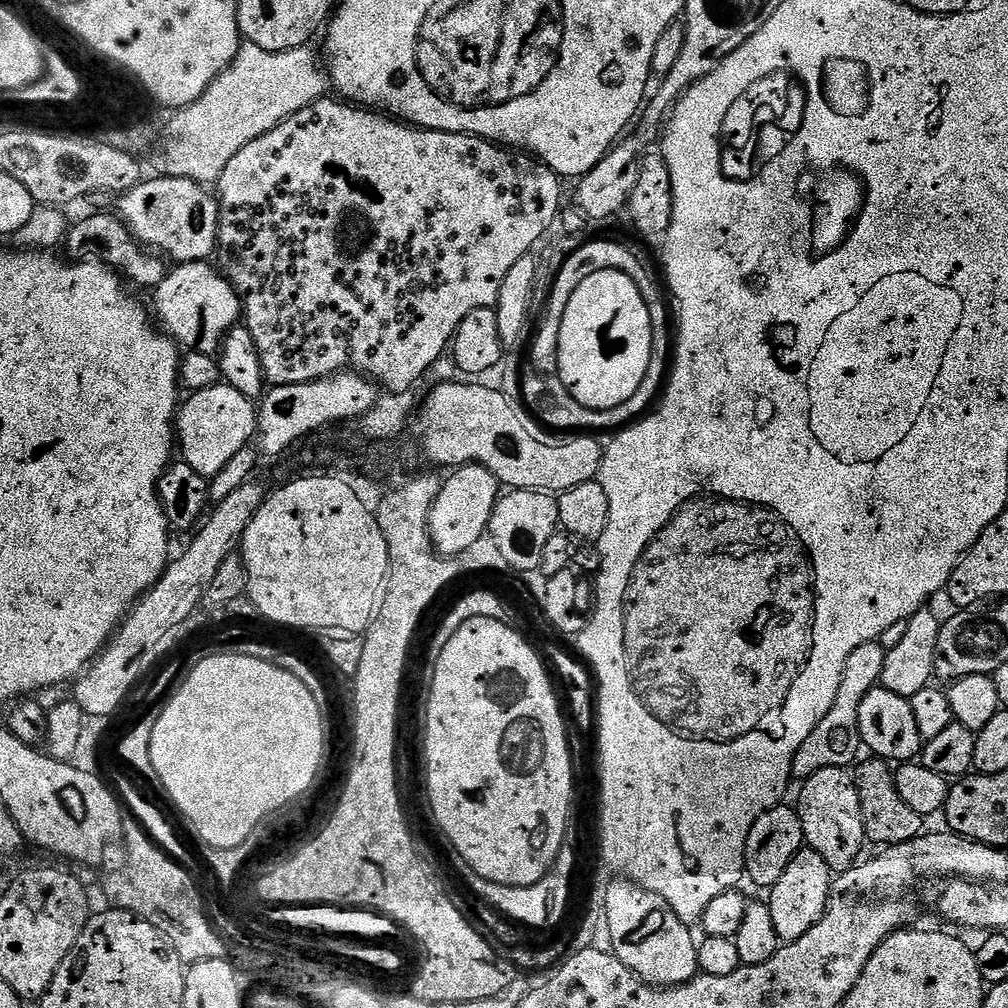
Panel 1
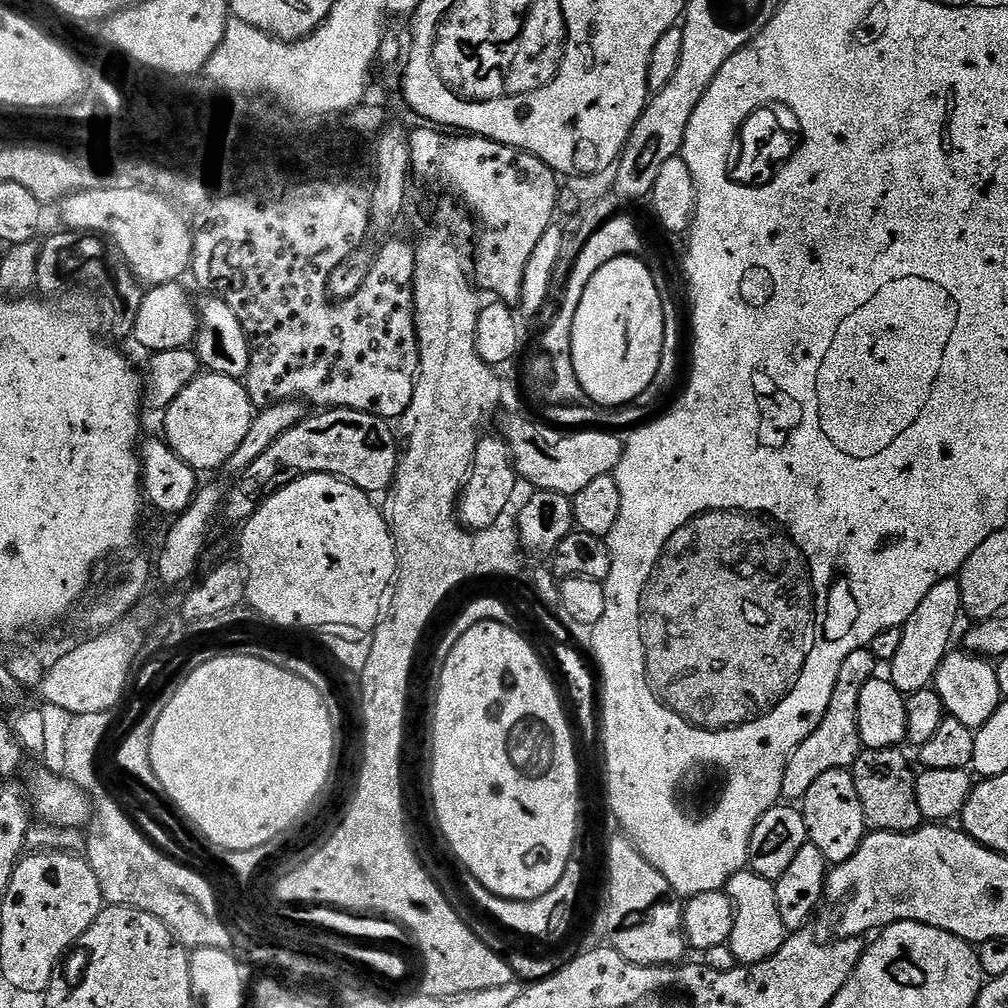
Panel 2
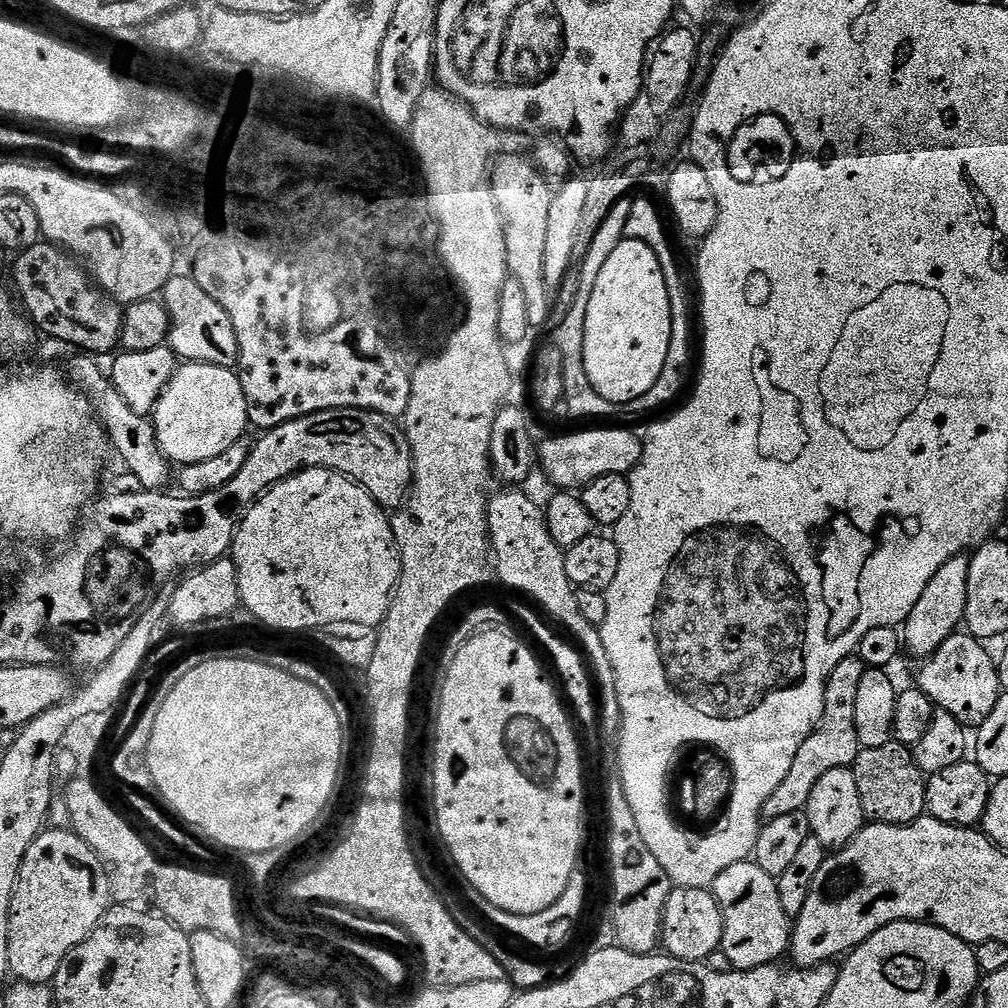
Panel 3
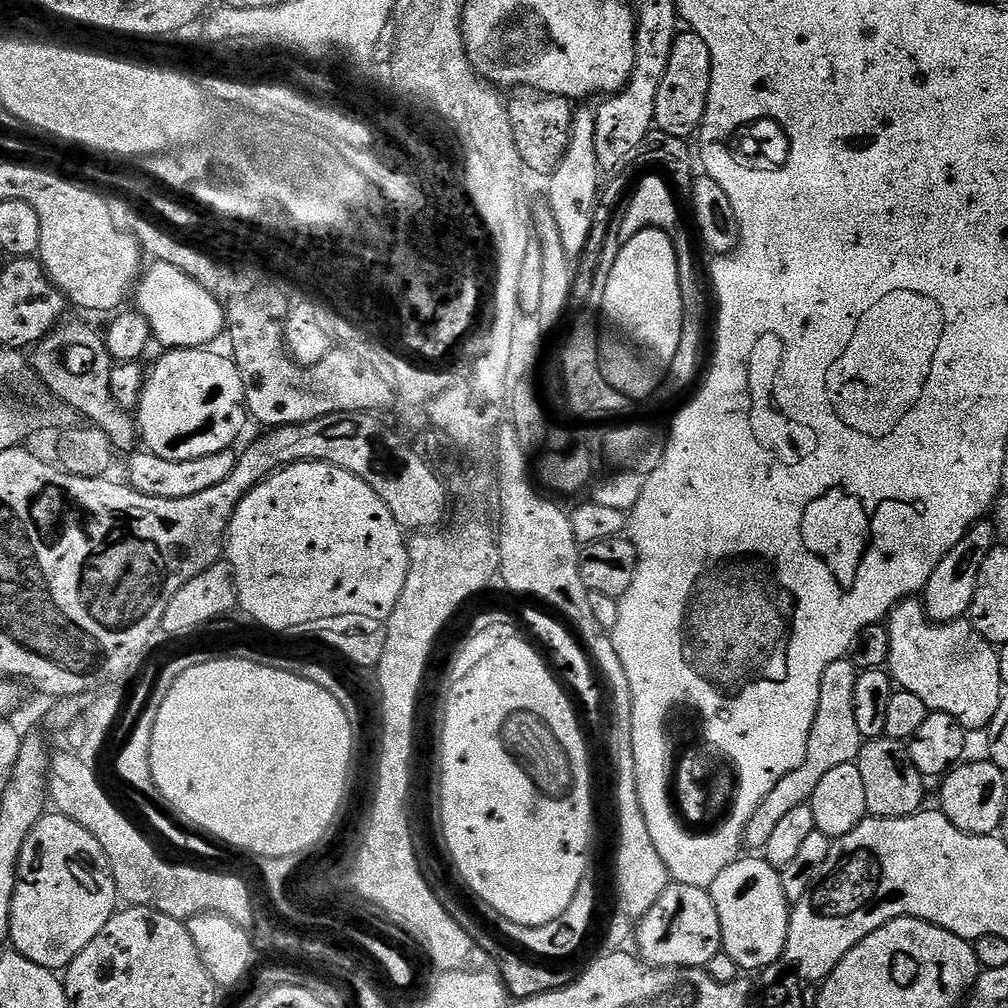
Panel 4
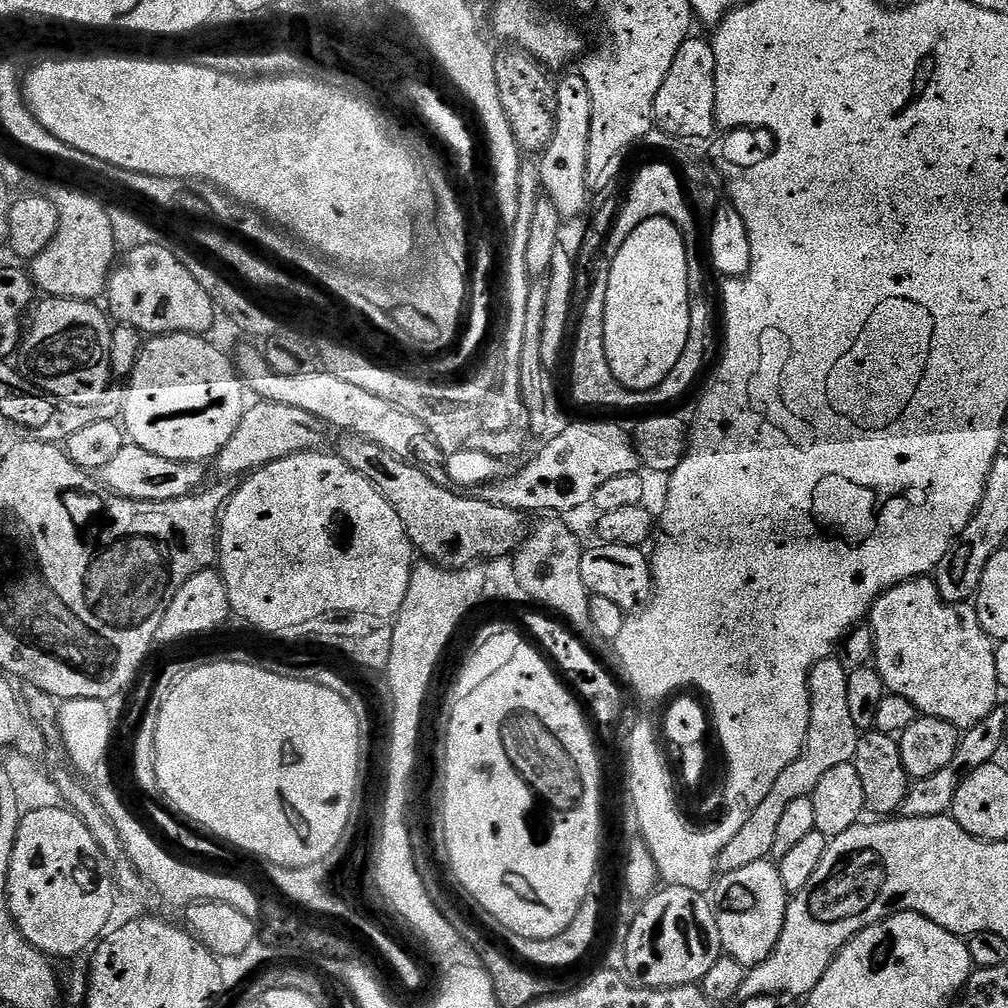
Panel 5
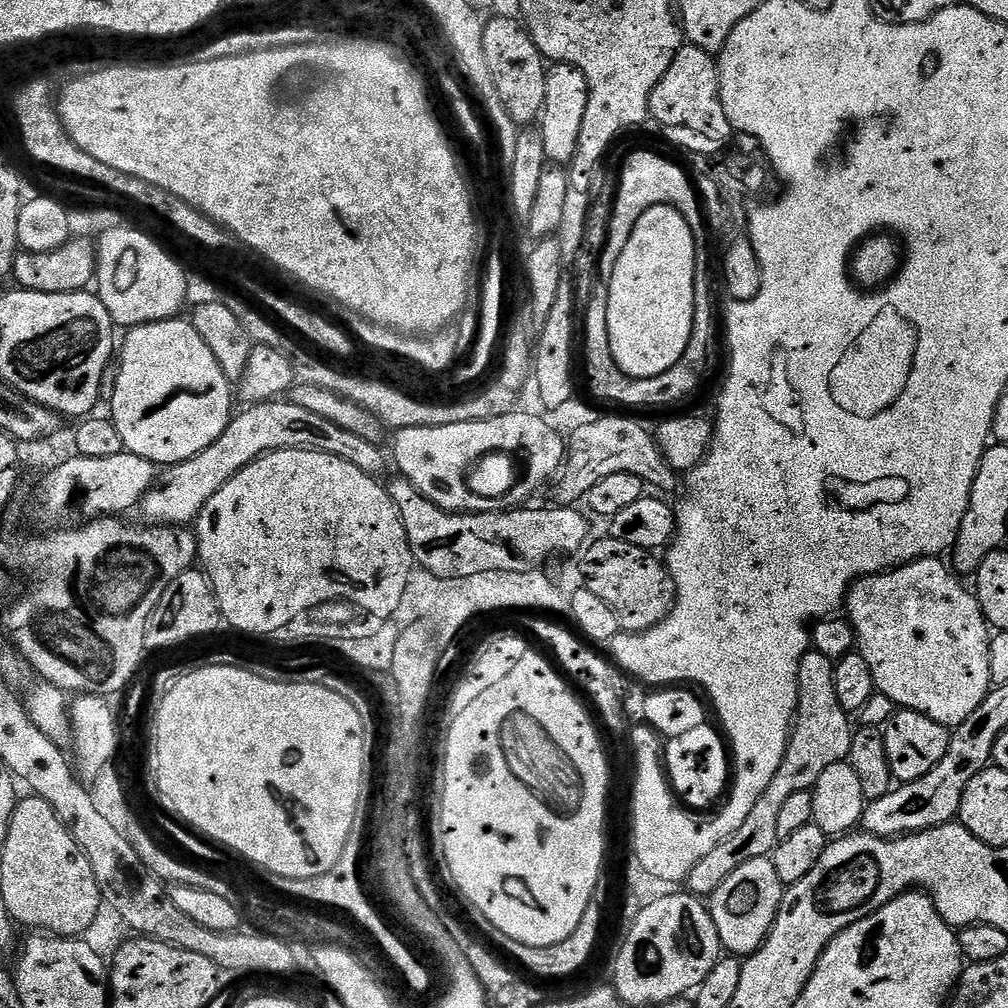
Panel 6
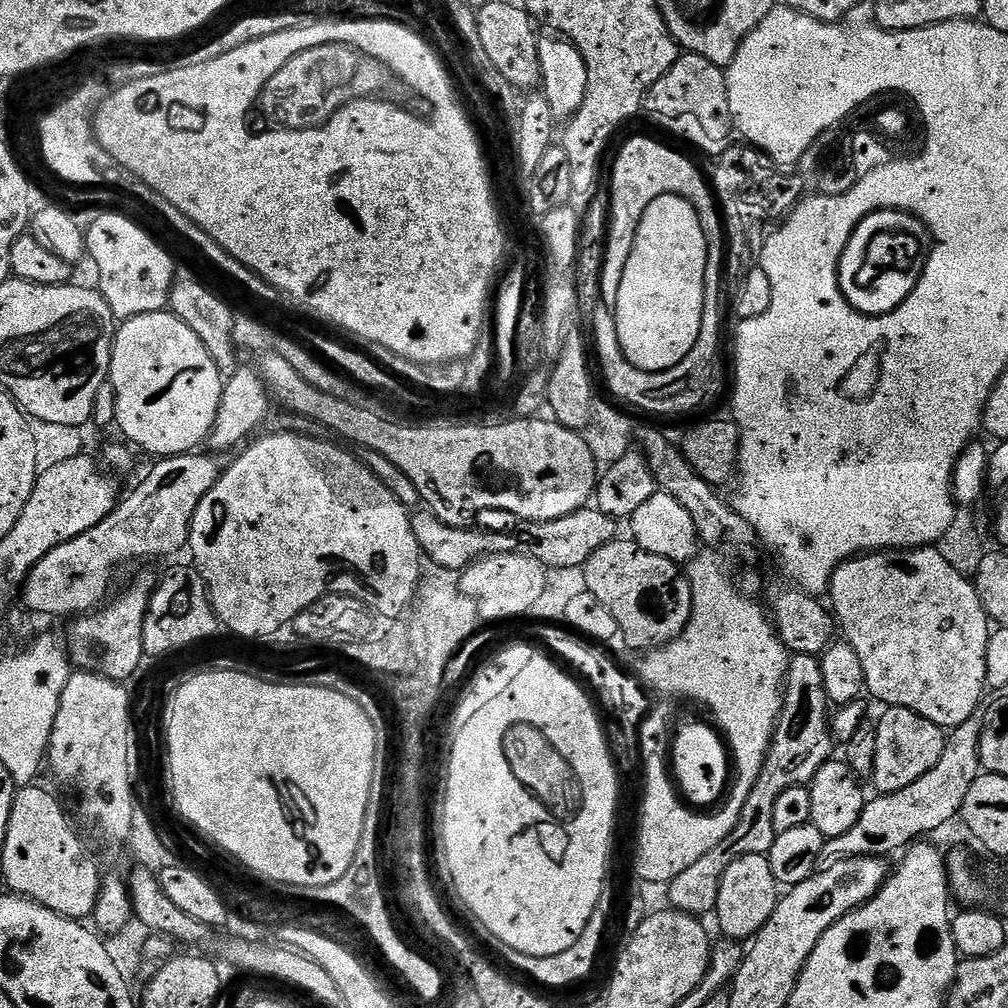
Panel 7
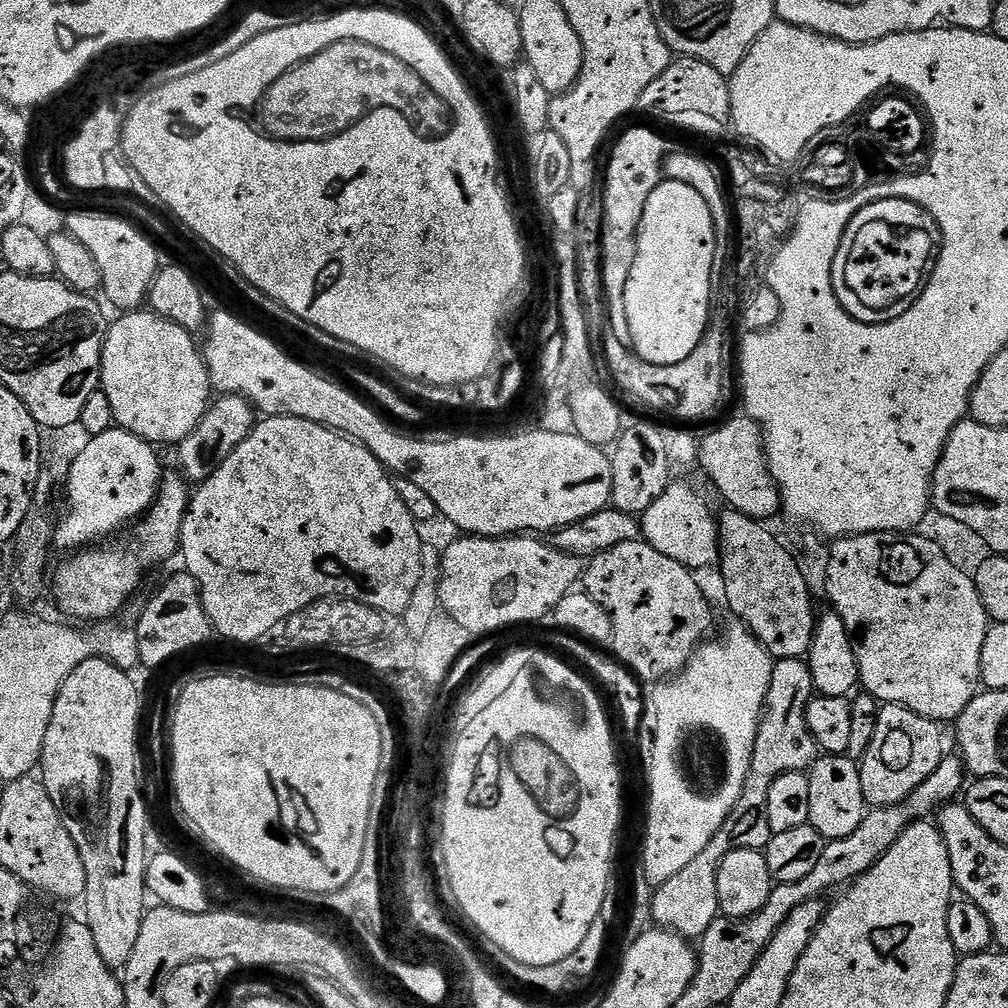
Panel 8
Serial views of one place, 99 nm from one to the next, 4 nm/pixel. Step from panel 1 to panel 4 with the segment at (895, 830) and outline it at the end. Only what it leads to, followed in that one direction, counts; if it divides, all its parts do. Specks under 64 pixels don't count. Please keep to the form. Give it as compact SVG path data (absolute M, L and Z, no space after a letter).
M887 738L864 740L855 764L858 766L858 774L862 774L866 810L869 817L877 820L906 818L925 807L924 784L926 784L926 778L916 769L914 762L910 762L910 754L905 741Z

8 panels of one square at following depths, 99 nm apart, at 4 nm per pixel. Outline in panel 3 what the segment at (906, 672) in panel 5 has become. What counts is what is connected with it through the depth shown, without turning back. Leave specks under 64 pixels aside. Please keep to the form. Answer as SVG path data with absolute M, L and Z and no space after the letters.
M957 634L946 638L934 655L919 665L918 686L942 712L954 714L965 726L978 726L990 718L990 710L998 702L1002 691L998 682L996 660L987 652L985 645L973 636Z

